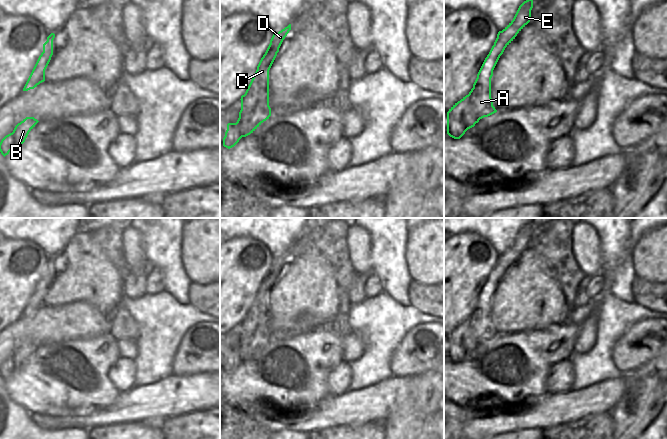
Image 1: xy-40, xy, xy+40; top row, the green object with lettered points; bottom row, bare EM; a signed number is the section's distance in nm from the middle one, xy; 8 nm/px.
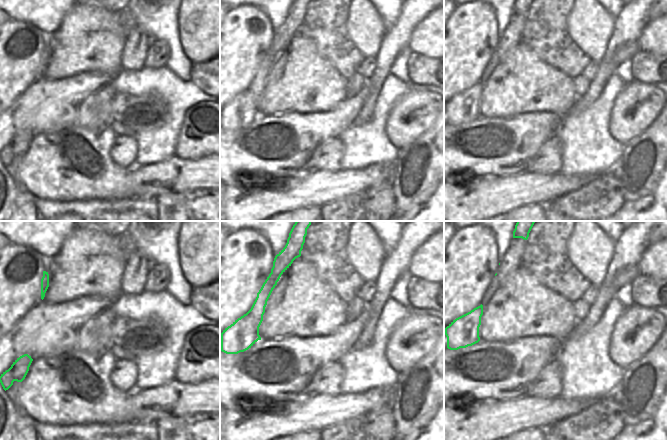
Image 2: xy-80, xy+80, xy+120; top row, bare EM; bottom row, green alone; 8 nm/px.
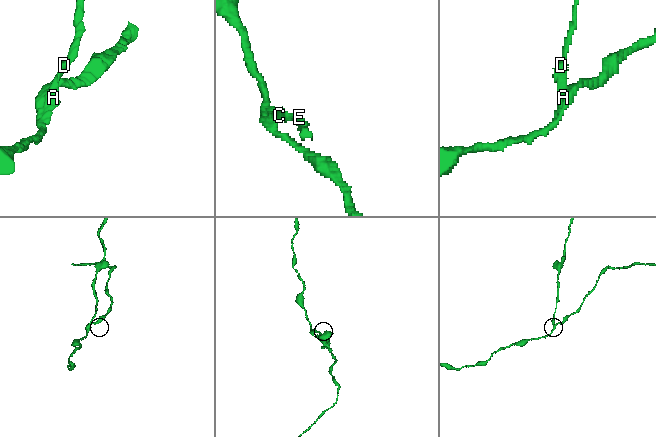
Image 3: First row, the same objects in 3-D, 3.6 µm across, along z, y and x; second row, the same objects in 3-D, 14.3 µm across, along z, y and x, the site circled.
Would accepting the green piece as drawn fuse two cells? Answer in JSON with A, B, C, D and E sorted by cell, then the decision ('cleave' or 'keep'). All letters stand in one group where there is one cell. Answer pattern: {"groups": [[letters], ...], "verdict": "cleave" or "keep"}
{"groups": [["A", "B", "C"], ["D", "E"]], "verdict": "cleave"}

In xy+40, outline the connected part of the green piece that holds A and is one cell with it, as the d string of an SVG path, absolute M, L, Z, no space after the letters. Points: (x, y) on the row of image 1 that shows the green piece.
M493 45L469 94L447 112L447 134L450 137L460 139L480 119L497 112L491 98L491 78L500 56L499 48Z

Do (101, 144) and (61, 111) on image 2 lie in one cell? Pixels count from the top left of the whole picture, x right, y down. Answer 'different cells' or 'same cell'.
different cells

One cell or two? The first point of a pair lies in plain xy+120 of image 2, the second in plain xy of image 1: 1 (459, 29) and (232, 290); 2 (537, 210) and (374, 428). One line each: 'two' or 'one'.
1: one
2: two

